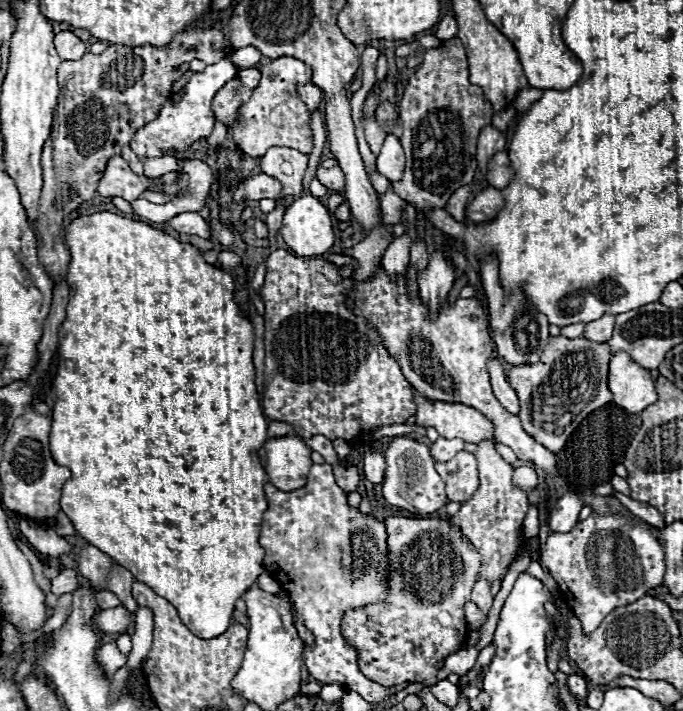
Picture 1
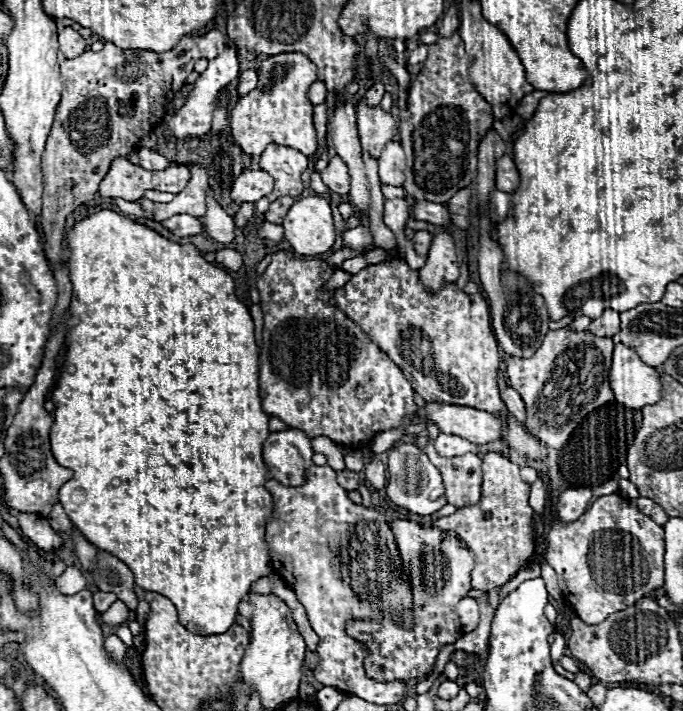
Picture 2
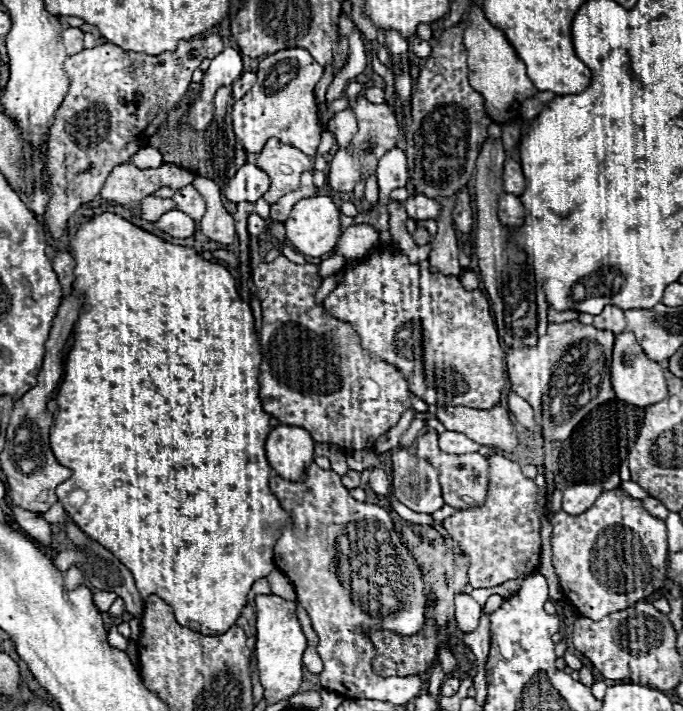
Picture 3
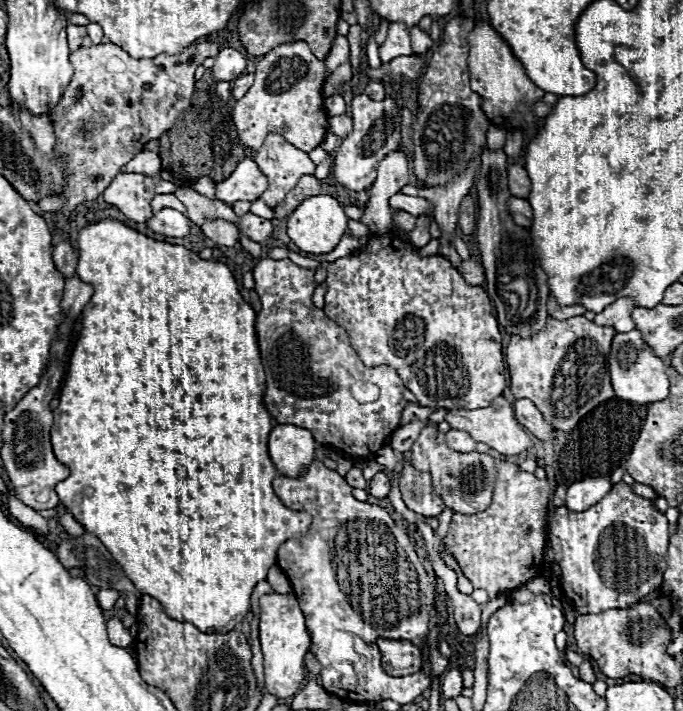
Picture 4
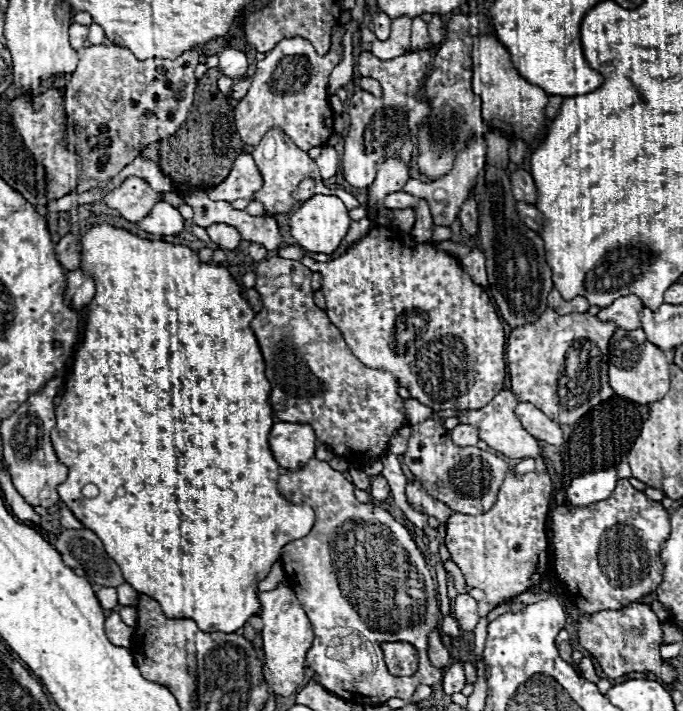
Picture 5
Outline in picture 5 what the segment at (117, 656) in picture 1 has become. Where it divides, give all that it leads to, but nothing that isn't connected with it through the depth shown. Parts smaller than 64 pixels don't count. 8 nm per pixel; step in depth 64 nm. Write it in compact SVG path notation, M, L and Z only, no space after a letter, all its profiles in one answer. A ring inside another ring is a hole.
M112 612L108 618L106 618L106 634L108 634L108 640L116 646L122 646L122 648L130 648L132 646L132 634L134 634L134 628L126 626L122 620L120 620L120 614L118 612Z

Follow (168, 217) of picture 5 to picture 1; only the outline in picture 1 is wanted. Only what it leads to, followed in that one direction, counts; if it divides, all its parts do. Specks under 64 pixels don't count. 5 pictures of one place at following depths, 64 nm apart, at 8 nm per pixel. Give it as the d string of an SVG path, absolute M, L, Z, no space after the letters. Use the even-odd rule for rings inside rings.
M184 212L168 220L168 224L178 232L178 234L196 234L200 238L210 238L210 228L208 222L196 214L196 212Z

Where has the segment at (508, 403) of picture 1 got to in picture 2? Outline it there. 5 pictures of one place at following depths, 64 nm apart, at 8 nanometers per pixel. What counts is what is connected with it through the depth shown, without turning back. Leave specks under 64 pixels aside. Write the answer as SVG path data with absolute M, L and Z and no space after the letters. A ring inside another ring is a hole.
M502 372L498 374L498 384L500 384L500 398L502 398L502 402L506 404L508 412L510 412L518 422L524 424L524 422L526 422L526 406L524 406L520 394L518 394L516 390L512 390L510 386L504 384L504 374L502 374Z

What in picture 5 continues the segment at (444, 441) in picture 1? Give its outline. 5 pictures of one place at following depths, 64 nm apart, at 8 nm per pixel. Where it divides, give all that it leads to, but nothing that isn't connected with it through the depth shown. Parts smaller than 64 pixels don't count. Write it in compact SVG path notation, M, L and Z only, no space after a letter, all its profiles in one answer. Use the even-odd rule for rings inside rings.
M458 424L454 430L450 430L450 436L454 444L458 446L476 446L478 442L478 428L470 424Z

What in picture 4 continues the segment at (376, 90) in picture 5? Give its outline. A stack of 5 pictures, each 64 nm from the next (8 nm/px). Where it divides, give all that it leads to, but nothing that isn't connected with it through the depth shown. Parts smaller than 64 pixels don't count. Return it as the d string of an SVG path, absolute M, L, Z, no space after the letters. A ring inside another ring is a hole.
M368 82L366 84L366 88L364 88L364 92L372 98L372 100L384 100L386 98L386 92L384 92L384 86L380 84L380 82Z

